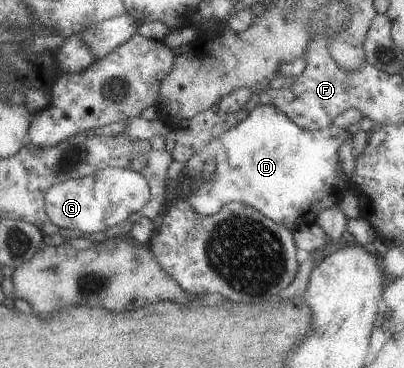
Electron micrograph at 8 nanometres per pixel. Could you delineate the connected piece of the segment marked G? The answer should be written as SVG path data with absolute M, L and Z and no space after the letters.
M102 167L80 178L71 178L63 183L48 187L42 195L43 211L48 221L61 229L76 232L80 236L84 233L106 232L138 212L149 199L149 189L142 175L126 167Z

